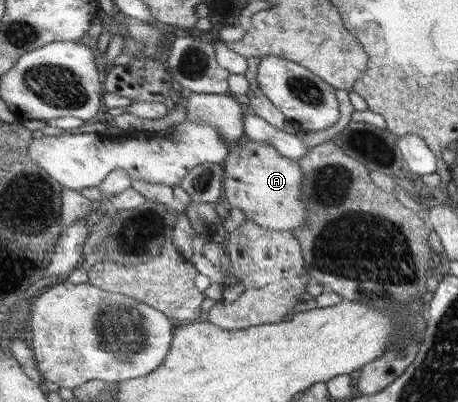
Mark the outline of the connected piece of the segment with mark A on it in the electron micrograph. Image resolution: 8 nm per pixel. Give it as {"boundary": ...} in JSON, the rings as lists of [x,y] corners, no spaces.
{"boundary":[[[247,142],[229,154],[223,164],[225,170],[225,197],[232,208],[241,208],[251,223],[274,232],[290,232],[304,220],[304,210],[299,202],[298,190],[302,168],[298,162],[283,158],[270,144]]]}

